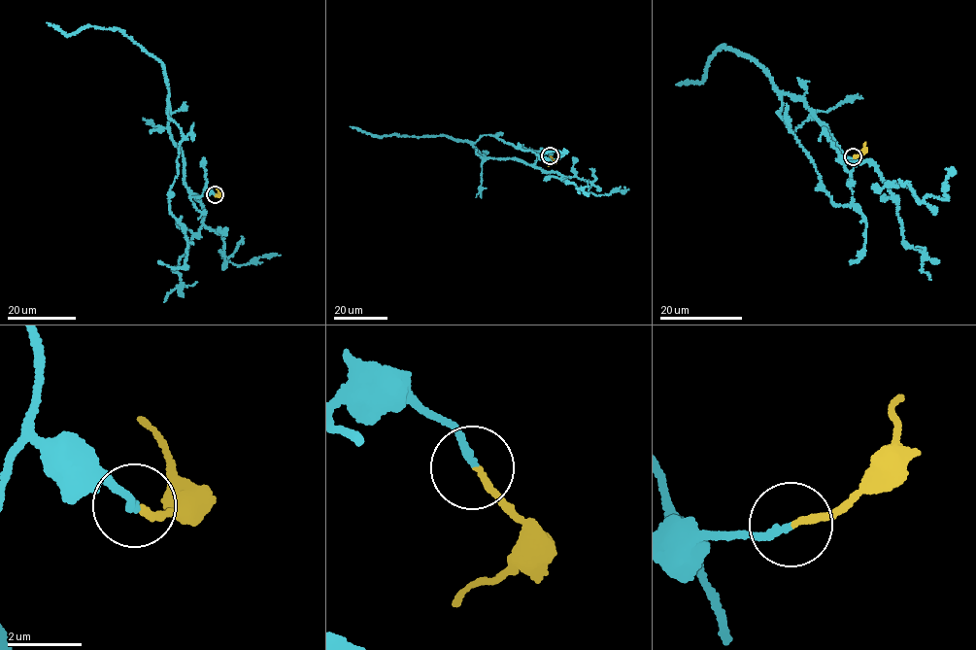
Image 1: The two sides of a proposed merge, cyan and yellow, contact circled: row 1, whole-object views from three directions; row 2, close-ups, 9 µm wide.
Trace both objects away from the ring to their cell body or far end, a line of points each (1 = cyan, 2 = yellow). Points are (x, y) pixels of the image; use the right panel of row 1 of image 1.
1: (853, 157), (847, 171), (806, 103), (780, 95), (821, 186), (862, 215), (852, 260)
2: (853, 157), (862, 151), (864, 143)

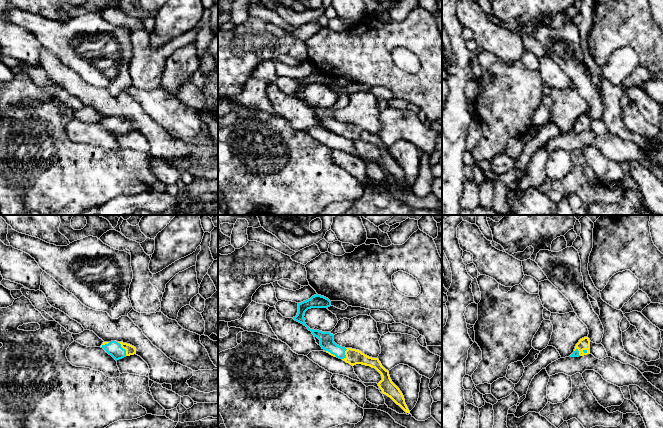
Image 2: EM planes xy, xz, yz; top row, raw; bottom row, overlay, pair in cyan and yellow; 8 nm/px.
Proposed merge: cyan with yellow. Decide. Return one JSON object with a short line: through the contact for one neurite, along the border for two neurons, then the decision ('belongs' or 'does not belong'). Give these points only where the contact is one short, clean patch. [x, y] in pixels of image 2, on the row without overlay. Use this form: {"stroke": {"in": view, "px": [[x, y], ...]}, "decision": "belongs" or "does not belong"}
{"stroke": {"in": "xy", "px": [[113, 124], [122, 124], [130, 126]]}, "decision": "belongs"}

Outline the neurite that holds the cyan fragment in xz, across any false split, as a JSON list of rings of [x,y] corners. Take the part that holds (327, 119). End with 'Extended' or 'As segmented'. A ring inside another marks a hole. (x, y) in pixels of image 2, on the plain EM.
[[[314,71],[310,75],[298,79],[298,89],[293,95],[307,103],[312,108],[314,113],[320,116],[320,122],[330,131],[342,135],[346,139],[354,142],[362,140],[375,144],[382,152],[382,156],[378,159],[382,169],[390,173],[397,181],[399,181],[406,189],[410,187],[405,179],[404,172],[400,165],[392,158],[389,147],[386,146],[378,134],[372,134],[359,126],[345,124],[337,121],[334,118],[334,111],[330,108],[322,108],[319,106],[310,105],[305,99],[305,88],[311,84],[328,84],[331,82],[331,77],[321,71]]]. Extended

